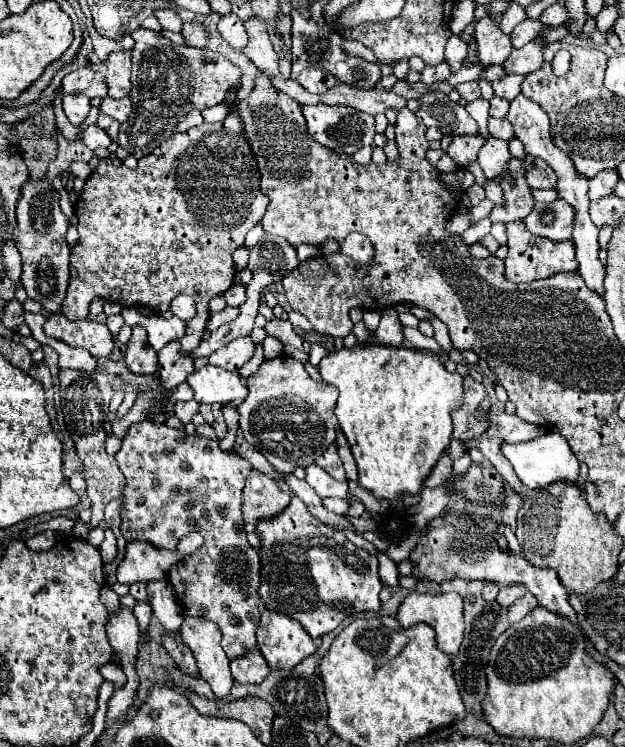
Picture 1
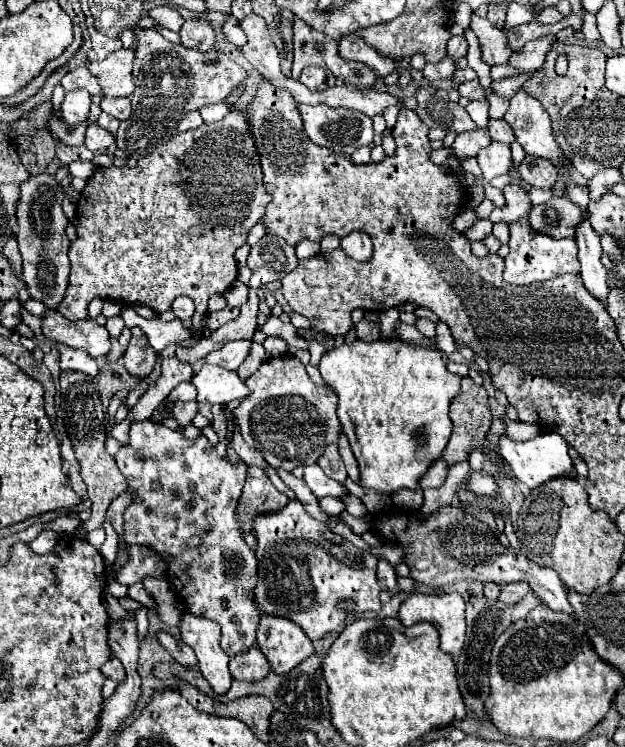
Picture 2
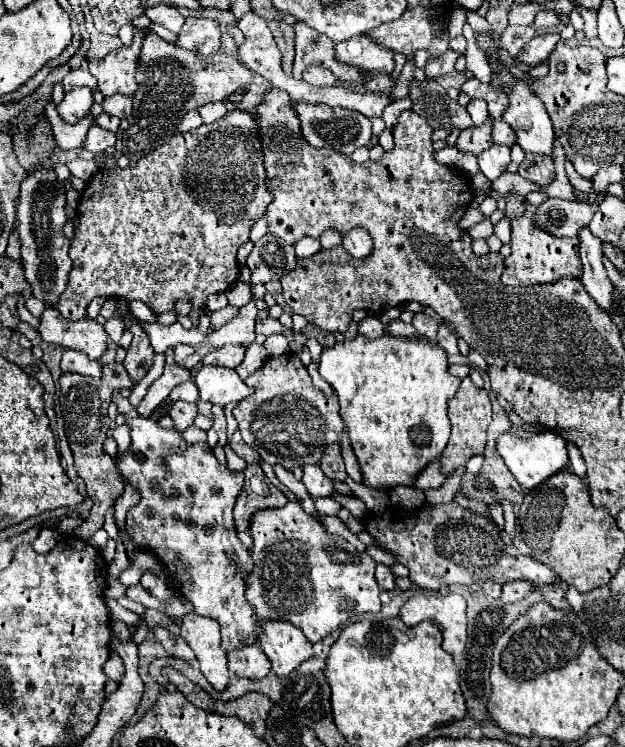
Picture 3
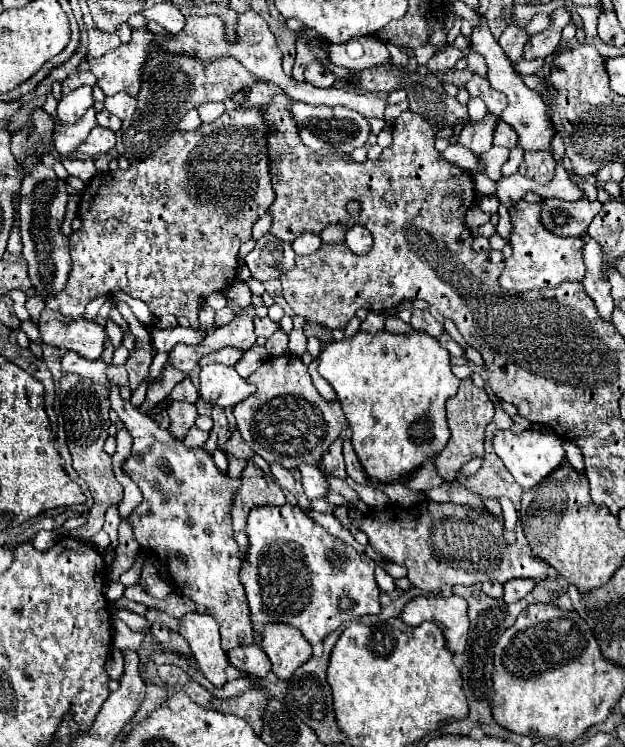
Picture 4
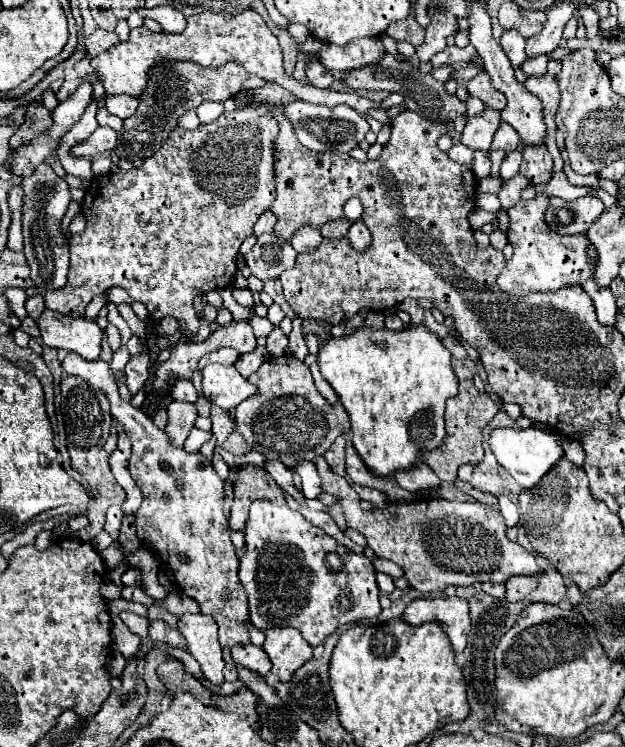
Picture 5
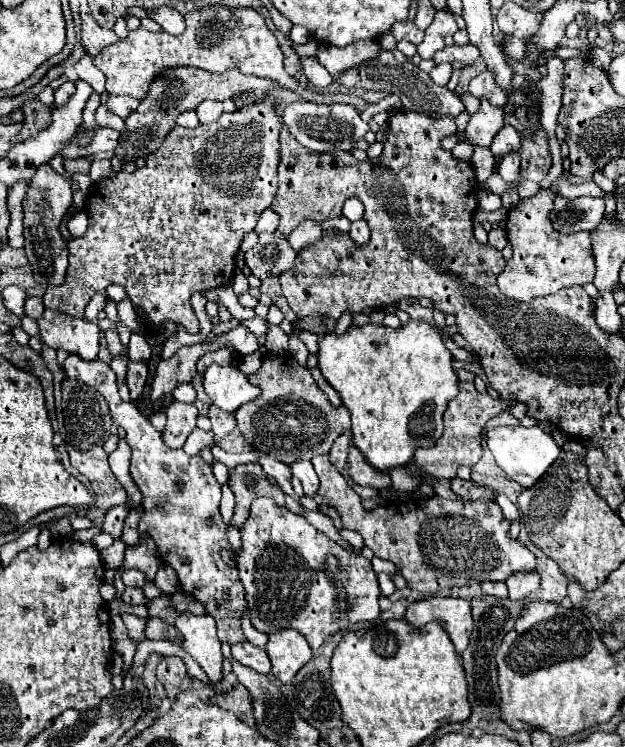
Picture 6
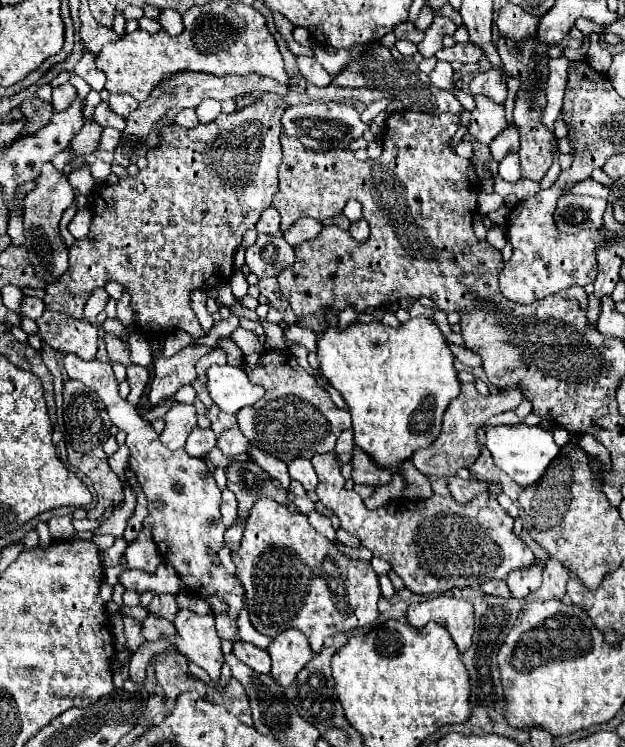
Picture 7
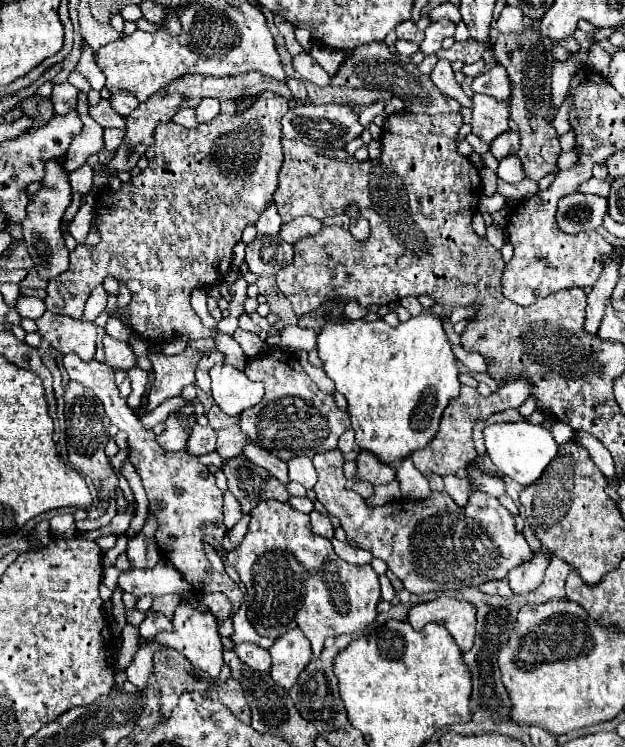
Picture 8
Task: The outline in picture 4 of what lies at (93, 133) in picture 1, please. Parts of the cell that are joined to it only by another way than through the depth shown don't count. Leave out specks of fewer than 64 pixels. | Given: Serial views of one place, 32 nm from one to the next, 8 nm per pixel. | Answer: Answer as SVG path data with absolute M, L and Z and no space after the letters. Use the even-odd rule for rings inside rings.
M92 128L88 138L84 140L84 144L78 148L78 152L86 152L90 156L98 156L98 154L106 154L110 148L114 148L116 144L116 136L114 132L110 132L108 128Z

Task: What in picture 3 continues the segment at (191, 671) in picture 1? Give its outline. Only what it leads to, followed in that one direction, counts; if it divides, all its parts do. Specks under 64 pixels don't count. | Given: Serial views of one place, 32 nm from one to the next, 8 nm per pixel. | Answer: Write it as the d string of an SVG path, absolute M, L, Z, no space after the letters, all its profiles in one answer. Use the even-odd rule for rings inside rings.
M156 628L154 636L156 636L156 640L166 648L166 652L168 652L170 656L180 658L180 660L184 660L184 662L194 662L194 660L196 660L192 648L188 648L188 644L186 644L182 638L172 636L166 628Z

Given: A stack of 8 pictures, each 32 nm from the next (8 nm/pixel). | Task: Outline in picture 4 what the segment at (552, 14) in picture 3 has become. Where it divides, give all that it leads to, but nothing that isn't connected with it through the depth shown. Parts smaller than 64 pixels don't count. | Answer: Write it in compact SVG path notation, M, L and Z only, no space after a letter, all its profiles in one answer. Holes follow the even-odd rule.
M536 14L534 18L532 18L532 22L526 26L526 30L530 32L530 34L534 34L534 32L542 32L544 28L548 28L548 22L550 22L550 18L548 18L548 14Z

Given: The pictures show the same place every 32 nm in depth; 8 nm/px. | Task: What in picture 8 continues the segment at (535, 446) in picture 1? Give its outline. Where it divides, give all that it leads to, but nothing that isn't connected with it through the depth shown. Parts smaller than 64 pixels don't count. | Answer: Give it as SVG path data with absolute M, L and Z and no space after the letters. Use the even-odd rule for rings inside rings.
M516 422L516 424L494 424L484 428L484 440L486 440L486 452L492 460L492 464L512 480L516 480L522 486L534 484L546 466L552 462L552 458L558 454L558 444L552 438L552 432L544 426L532 426L528 422Z

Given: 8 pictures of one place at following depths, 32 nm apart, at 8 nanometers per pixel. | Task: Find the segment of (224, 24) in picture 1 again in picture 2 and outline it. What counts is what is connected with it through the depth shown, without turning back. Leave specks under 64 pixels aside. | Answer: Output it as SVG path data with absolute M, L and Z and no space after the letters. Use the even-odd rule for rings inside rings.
M228 16L228 20L222 24L222 32L224 32L226 40L232 42L236 48L242 48L242 44L246 44L246 34L234 16Z

